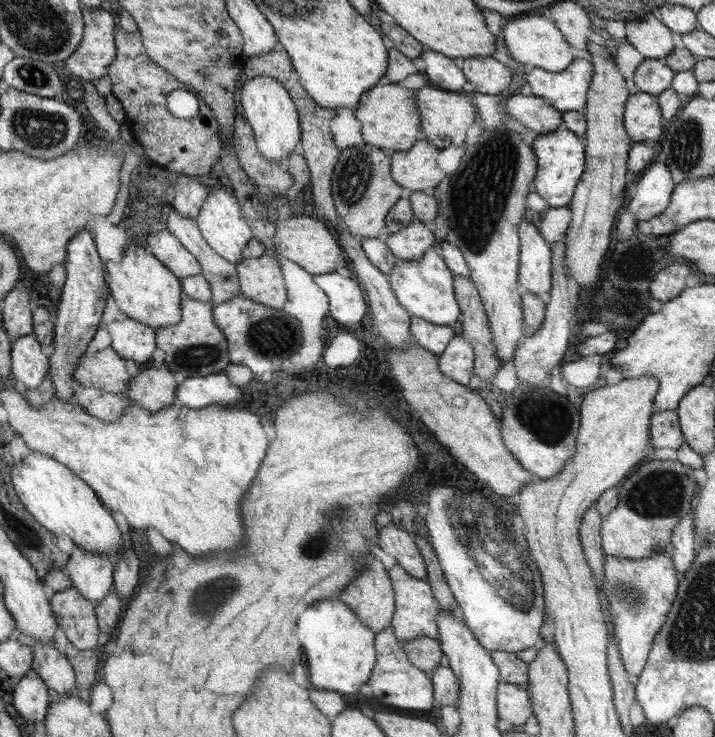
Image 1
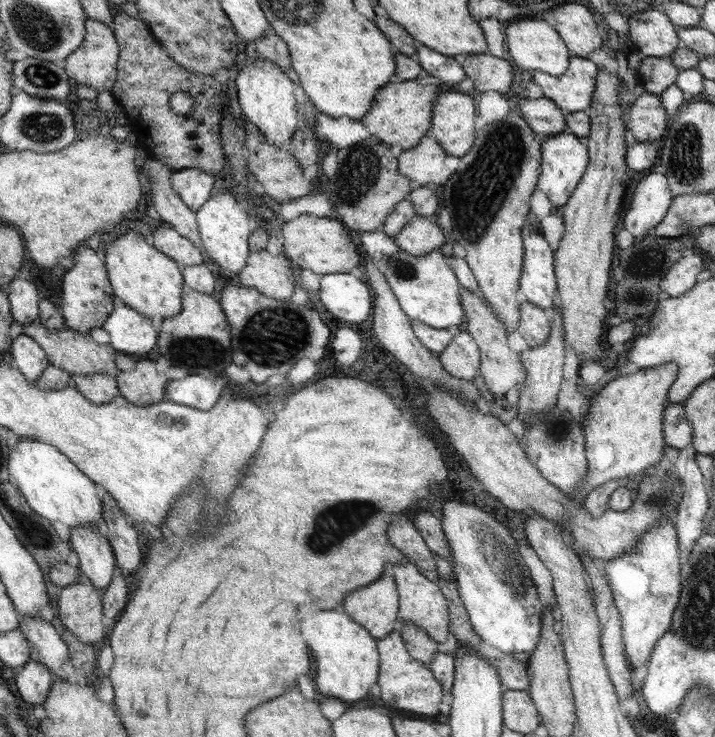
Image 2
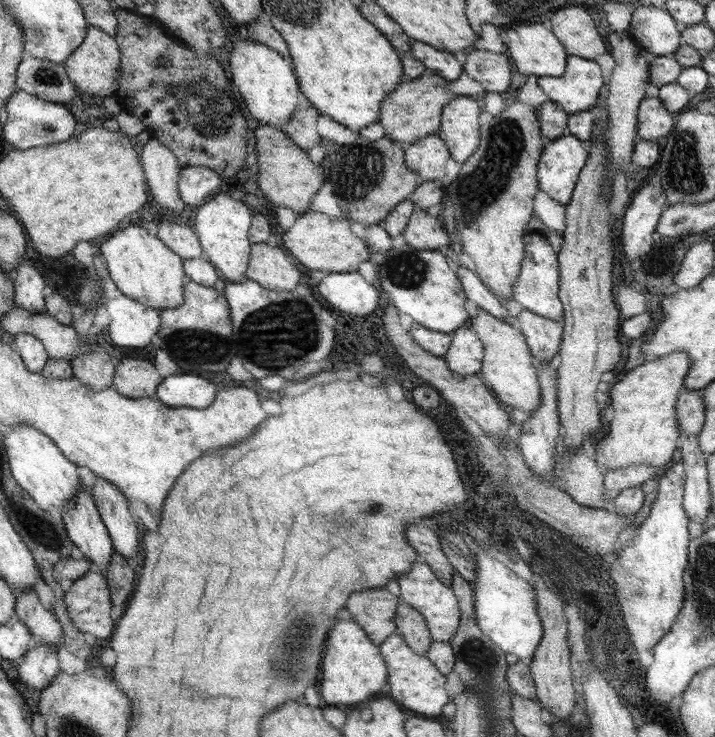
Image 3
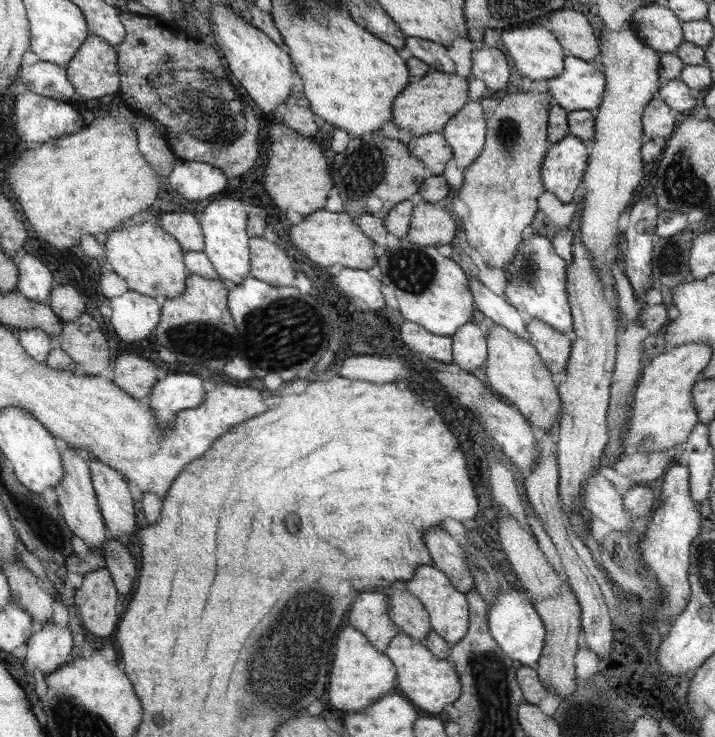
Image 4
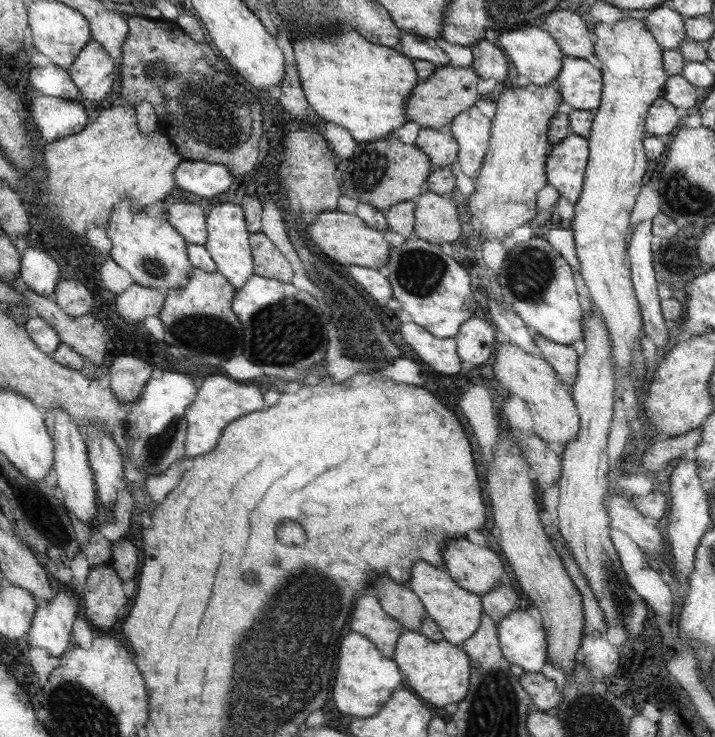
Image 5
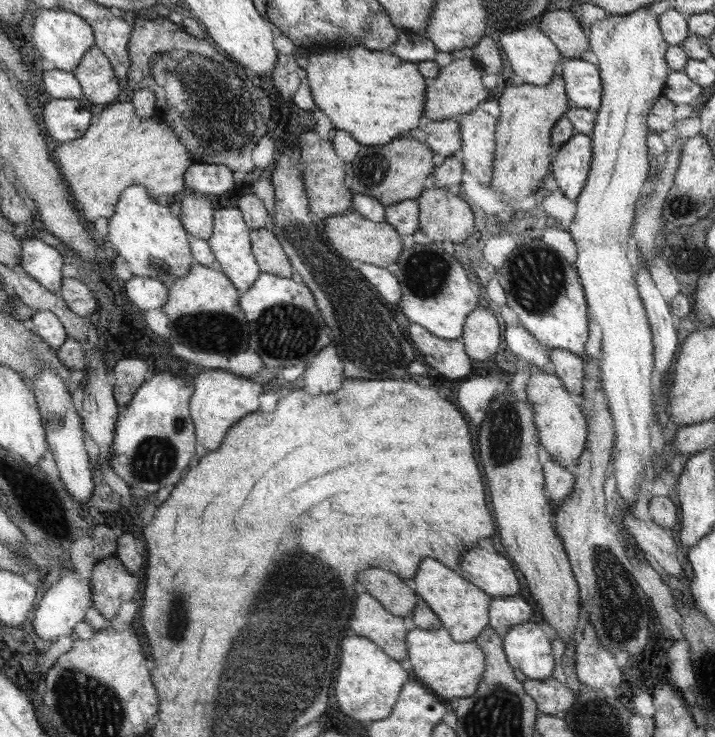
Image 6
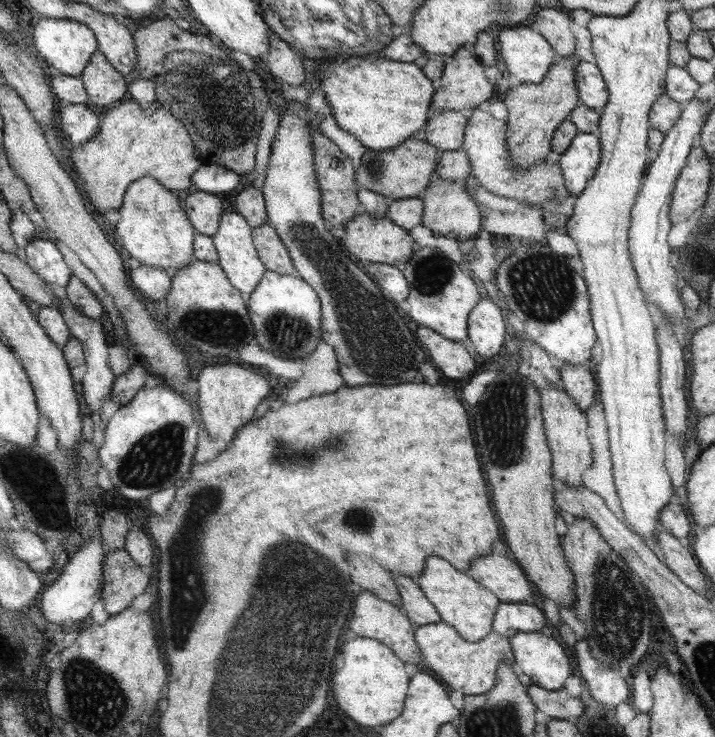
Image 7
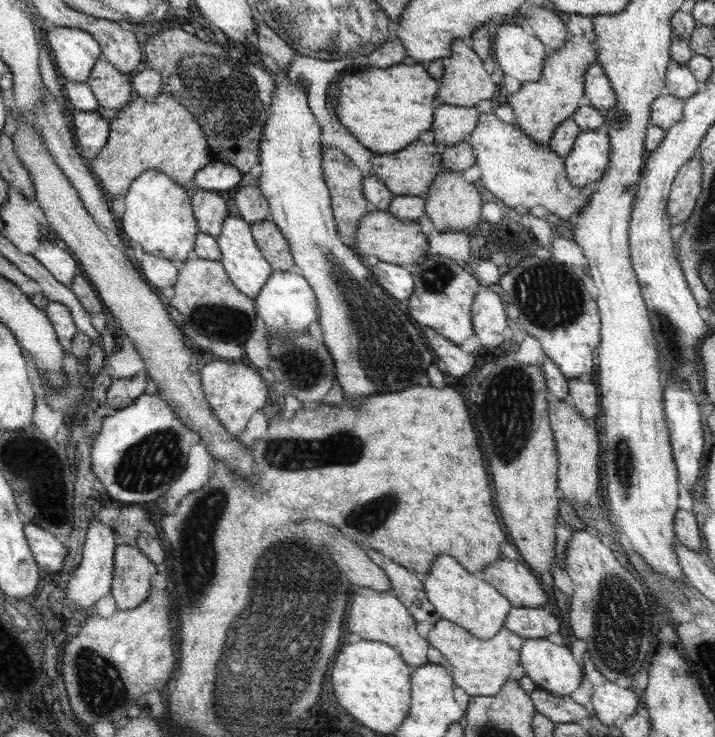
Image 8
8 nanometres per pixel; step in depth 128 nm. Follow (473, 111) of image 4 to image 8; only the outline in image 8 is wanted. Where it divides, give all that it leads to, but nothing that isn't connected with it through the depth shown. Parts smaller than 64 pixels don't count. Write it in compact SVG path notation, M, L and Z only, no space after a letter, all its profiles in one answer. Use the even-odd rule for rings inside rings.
M494 112L482 113L476 131L465 141L474 149L476 156L476 166L480 169L481 186L494 195L495 198L515 212L528 211L535 206L543 206L548 212L567 219L572 214L579 213L590 204L590 196L594 194L589 188L578 188L569 180L568 170L566 170L565 158L560 154L548 149L546 146L534 143L517 125L500 122Z

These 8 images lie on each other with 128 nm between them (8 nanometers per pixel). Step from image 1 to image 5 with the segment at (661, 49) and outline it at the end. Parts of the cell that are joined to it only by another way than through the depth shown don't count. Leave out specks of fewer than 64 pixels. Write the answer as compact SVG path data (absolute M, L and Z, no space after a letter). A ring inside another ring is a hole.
M663 4L649 11L644 20L656 37L658 44L666 50L679 50L681 43L688 39L685 32L685 17L676 12L671 6Z

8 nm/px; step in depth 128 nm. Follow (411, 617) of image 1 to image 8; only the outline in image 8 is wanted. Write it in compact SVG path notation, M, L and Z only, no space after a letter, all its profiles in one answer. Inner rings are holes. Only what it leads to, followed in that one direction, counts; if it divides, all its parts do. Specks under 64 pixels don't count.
M437 556L434 568L422 577L422 587L436 613L445 620L469 630L481 640L491 640L505 627L513 603L486 581L479 573L472 573L453 556Z

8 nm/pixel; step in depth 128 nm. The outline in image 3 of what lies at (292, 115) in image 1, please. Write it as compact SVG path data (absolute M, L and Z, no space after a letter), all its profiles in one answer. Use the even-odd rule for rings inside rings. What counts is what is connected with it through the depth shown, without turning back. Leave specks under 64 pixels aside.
M248 38L246 41L236 41L230 52L225 59L230 63L234 82L244 98L248 112L258 122L282 129L292 112L298 108L298 94L301 89L298 88L299 80L294 76L296 70L292 70L292 62L284 60L284 56L269 45Z

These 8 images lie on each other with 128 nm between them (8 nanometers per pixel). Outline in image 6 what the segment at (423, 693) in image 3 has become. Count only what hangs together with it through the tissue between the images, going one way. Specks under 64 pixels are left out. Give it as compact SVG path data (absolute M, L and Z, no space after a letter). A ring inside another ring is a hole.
M441 627L434 631L416 628L408 638L412 672L416 680L447 702L468 698L477 694L481 682L485 679L486 652L474 642L454 641L448 629Z

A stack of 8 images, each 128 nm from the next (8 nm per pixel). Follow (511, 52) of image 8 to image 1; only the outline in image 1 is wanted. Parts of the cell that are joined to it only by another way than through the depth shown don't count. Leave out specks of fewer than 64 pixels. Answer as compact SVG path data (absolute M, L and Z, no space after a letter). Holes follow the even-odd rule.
M524 14L522 18L511 18L503 26L501 39L517 62L527 67L543 68L547 74L566 71L575 59L575 54L572 52L573 45L565 39L564 33L554 24L554 21L550 22L544 15Z

